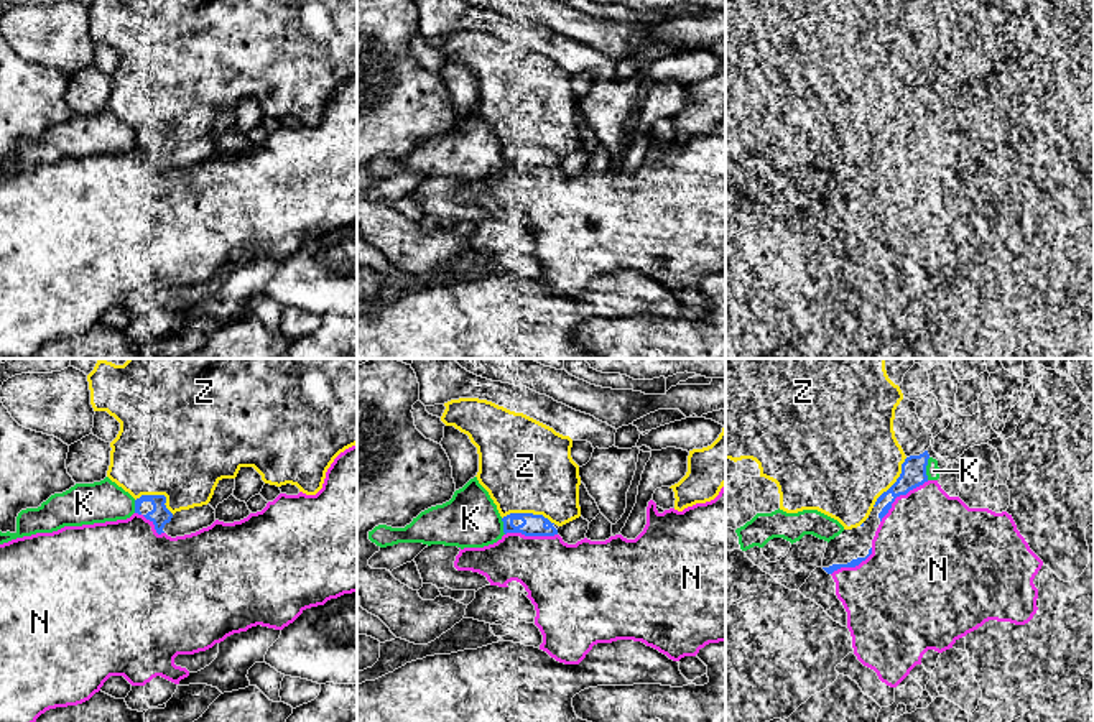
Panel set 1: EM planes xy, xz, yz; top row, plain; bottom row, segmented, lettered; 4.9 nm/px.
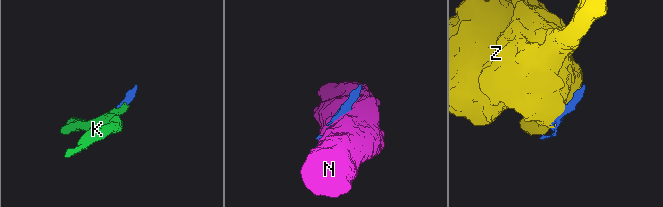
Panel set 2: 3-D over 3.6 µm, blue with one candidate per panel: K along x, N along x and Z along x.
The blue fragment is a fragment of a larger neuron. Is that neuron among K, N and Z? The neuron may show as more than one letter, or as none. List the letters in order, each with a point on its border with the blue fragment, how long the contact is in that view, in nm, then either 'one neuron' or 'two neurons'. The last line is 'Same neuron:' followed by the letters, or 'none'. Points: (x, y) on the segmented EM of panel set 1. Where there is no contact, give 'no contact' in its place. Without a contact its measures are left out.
K: yz (925, 469) | 110 nm | two neurons
N: yz (900, 494) | 320 nm | two neurons
Z: xz (528, 513) | 260 nm | two neurons
Same neuron: none

